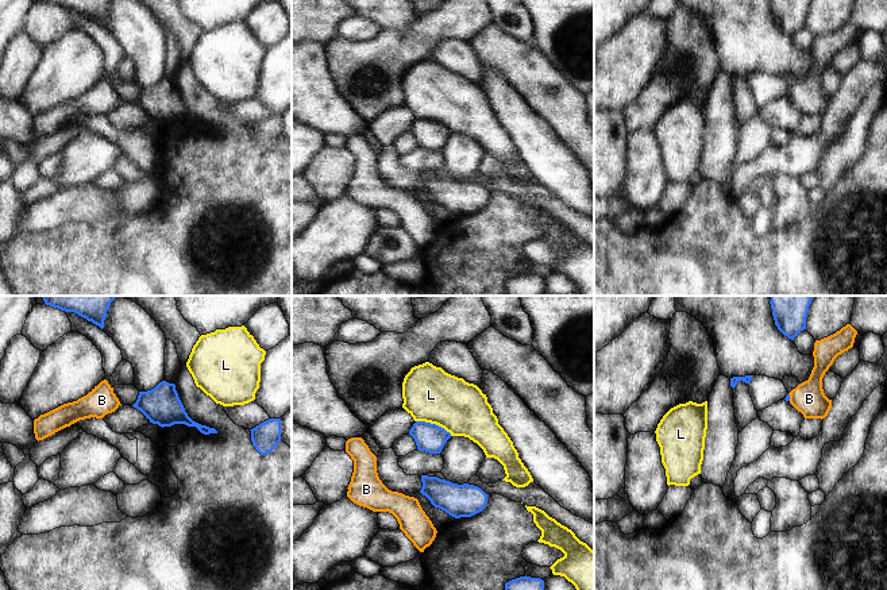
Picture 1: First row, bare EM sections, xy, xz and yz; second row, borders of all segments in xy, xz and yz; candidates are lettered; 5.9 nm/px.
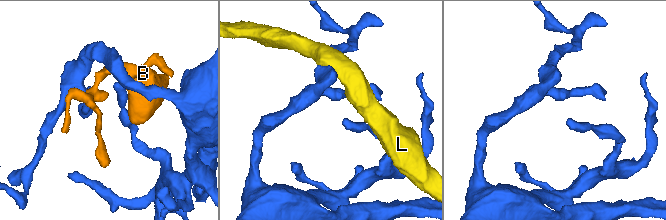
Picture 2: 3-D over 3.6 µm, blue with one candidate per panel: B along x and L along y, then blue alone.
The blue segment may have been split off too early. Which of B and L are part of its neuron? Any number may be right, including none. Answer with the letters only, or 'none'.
B

